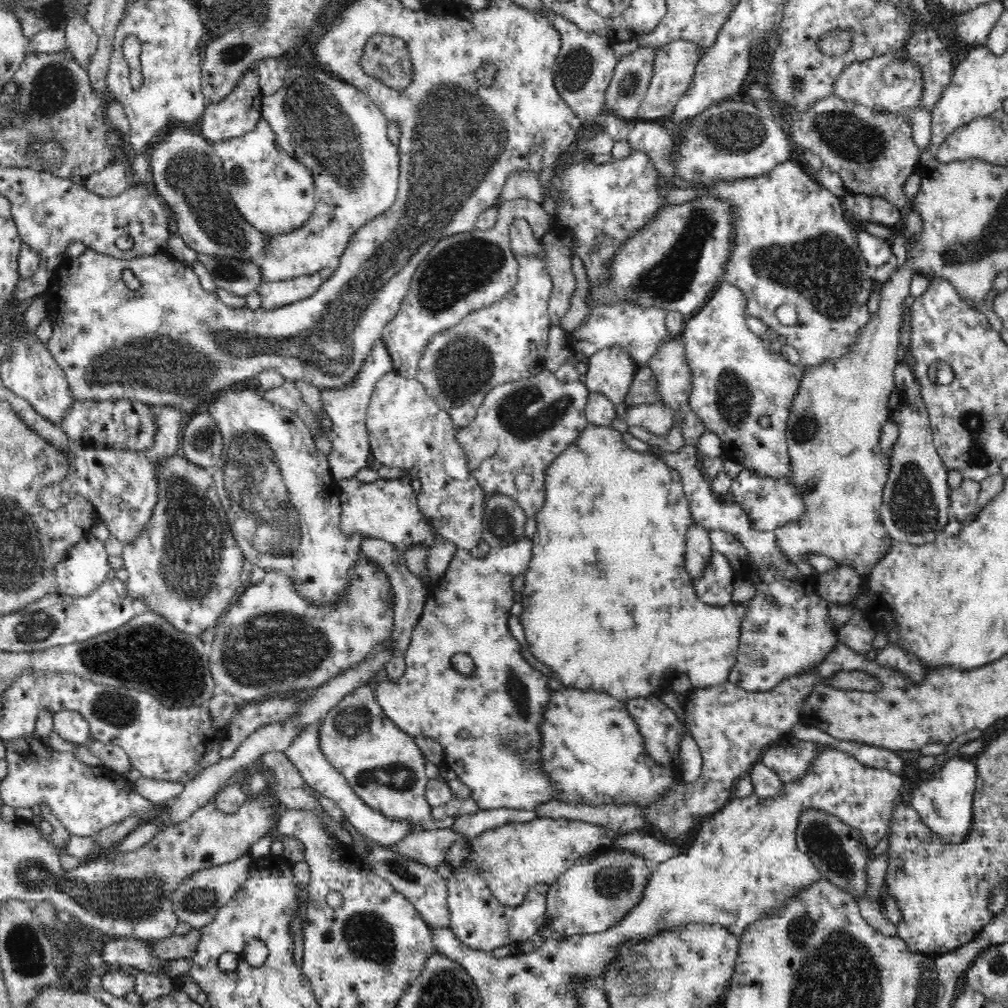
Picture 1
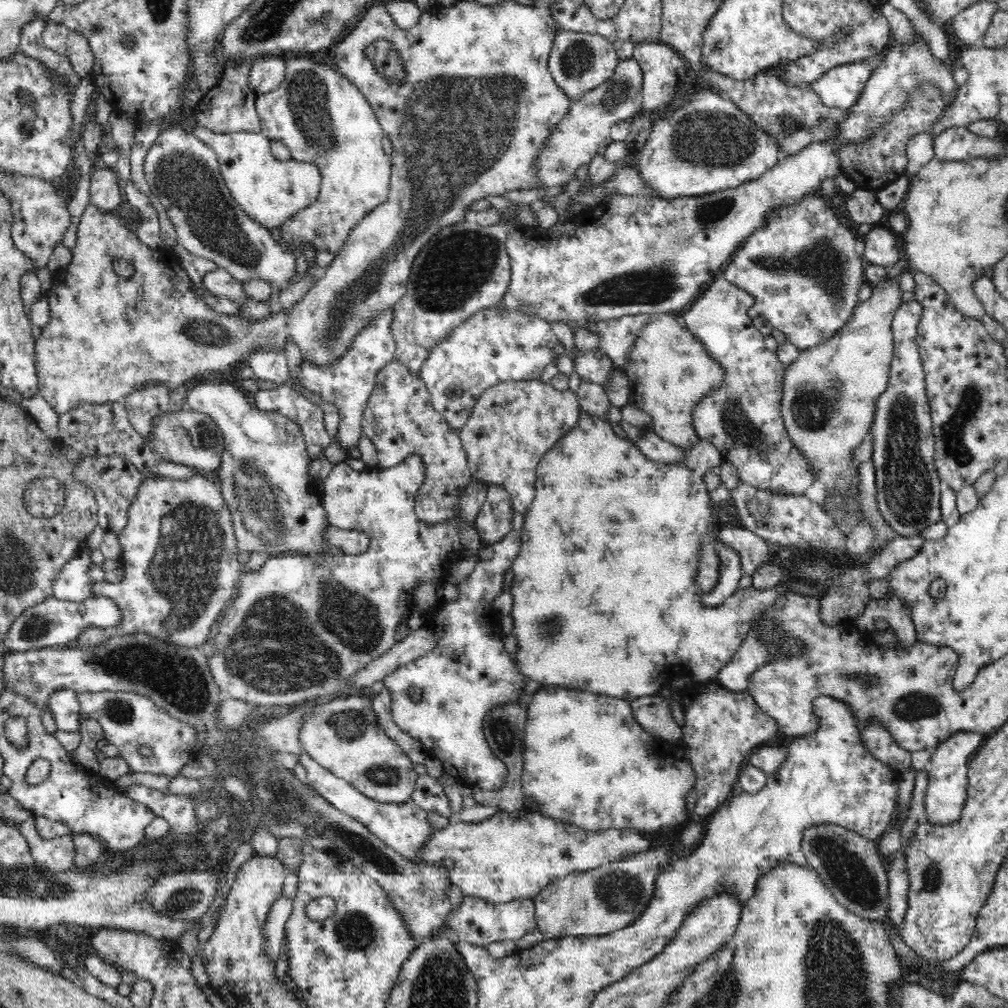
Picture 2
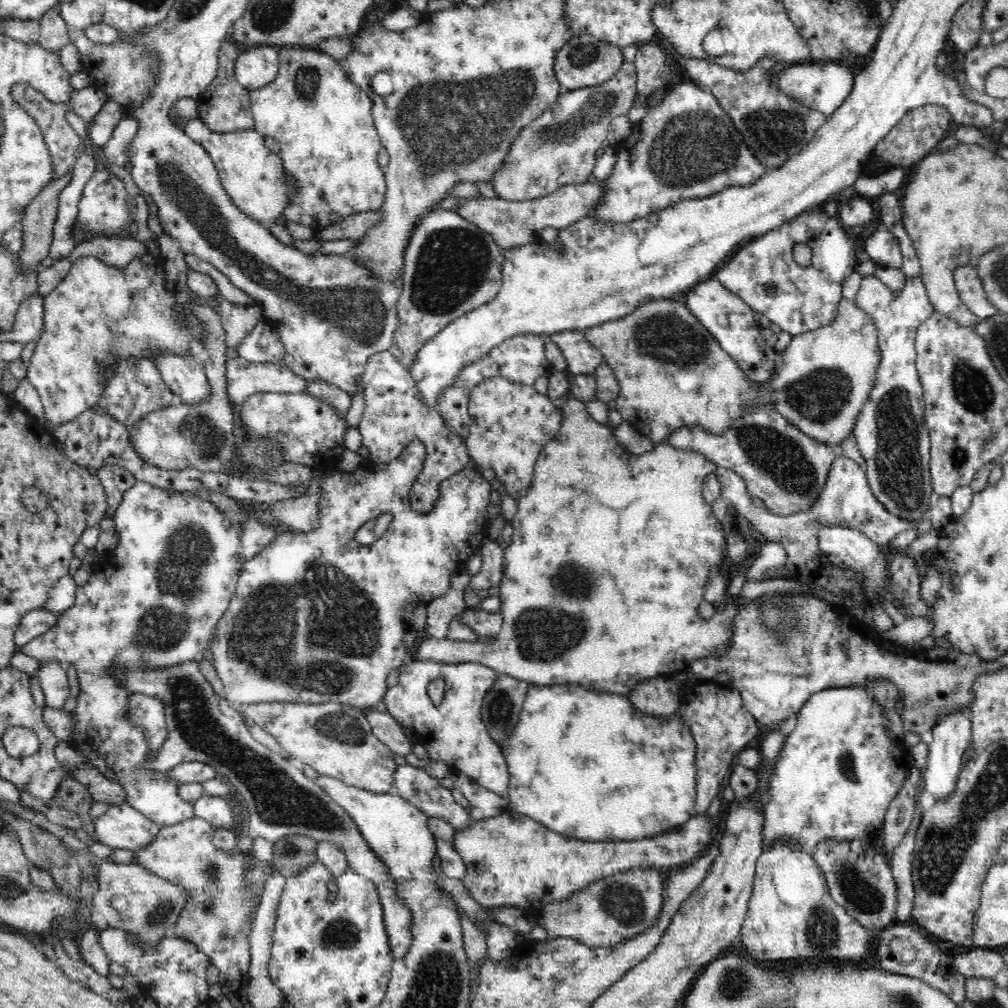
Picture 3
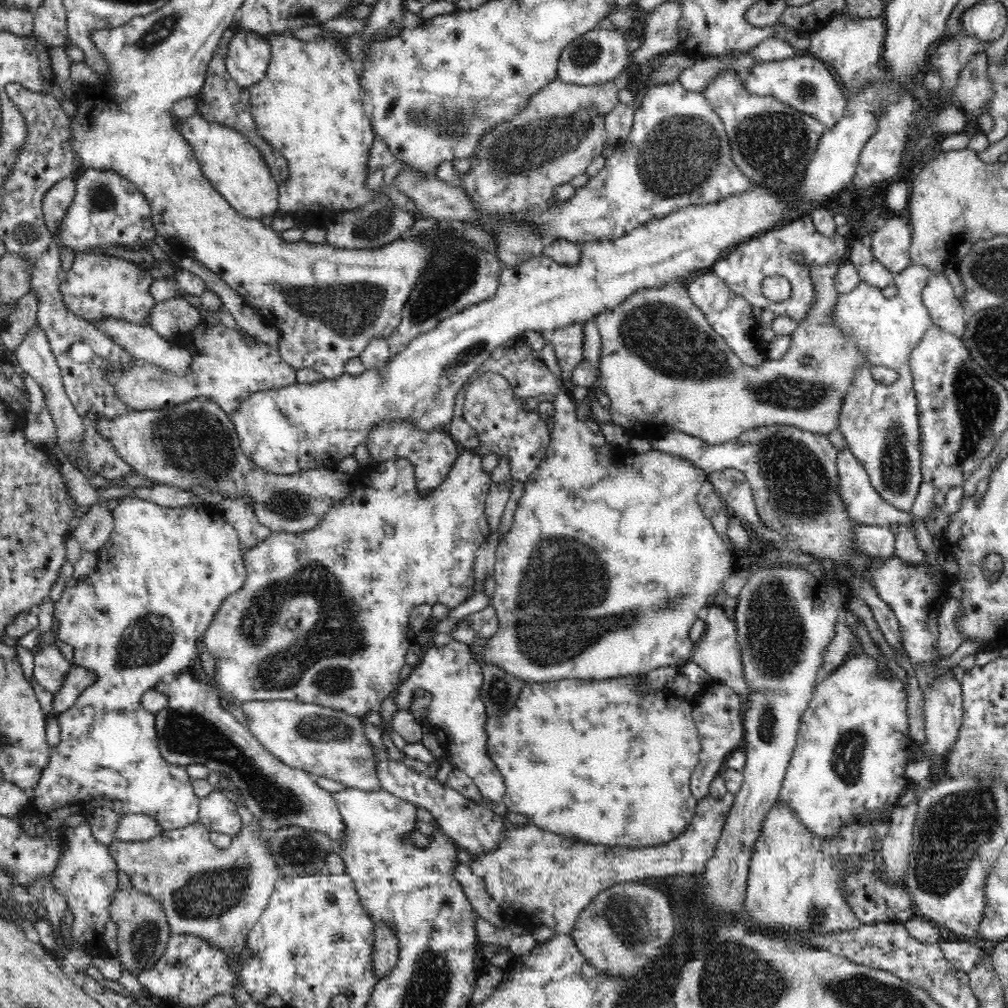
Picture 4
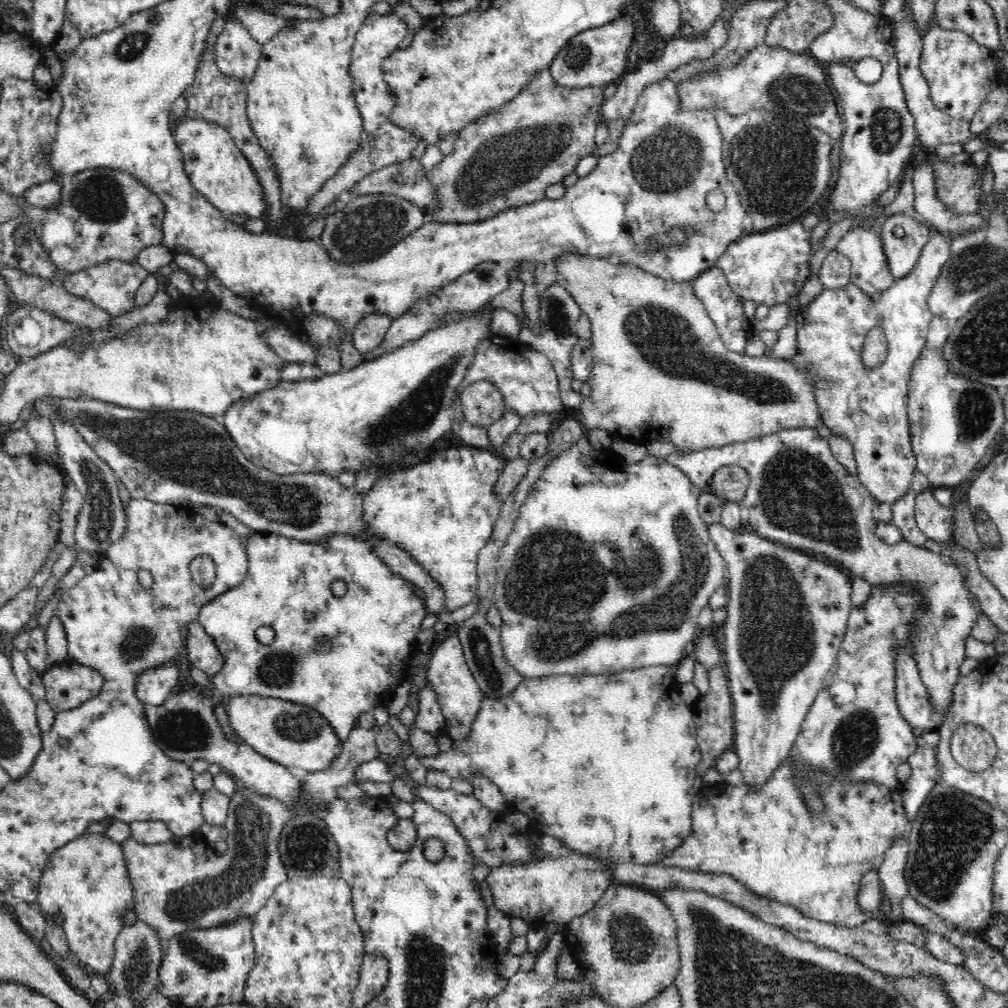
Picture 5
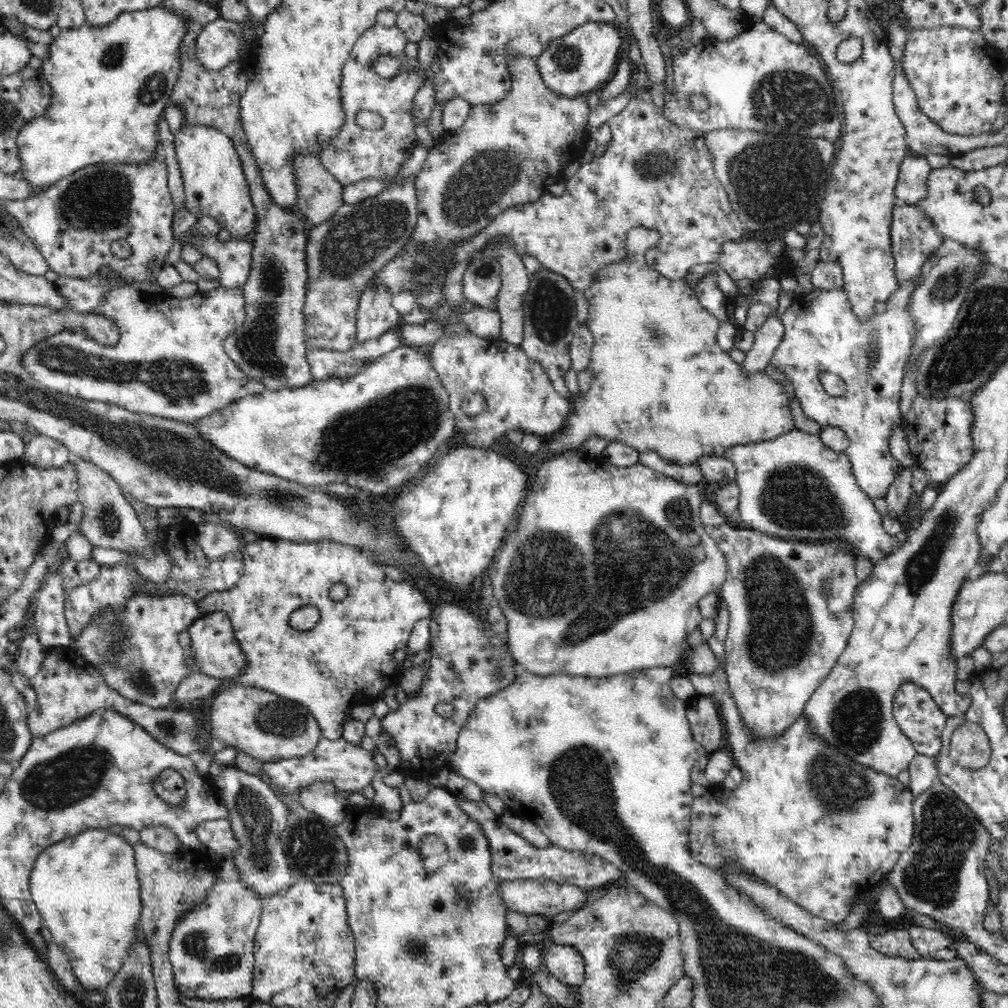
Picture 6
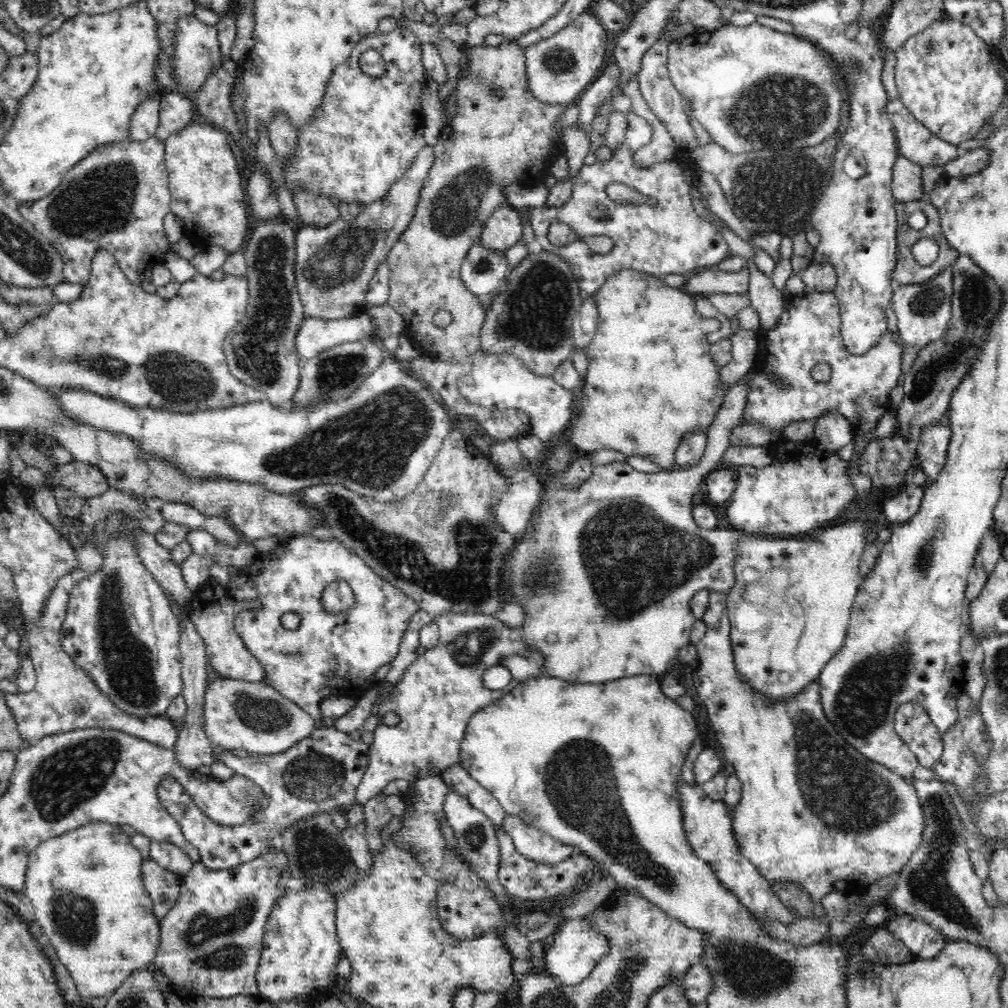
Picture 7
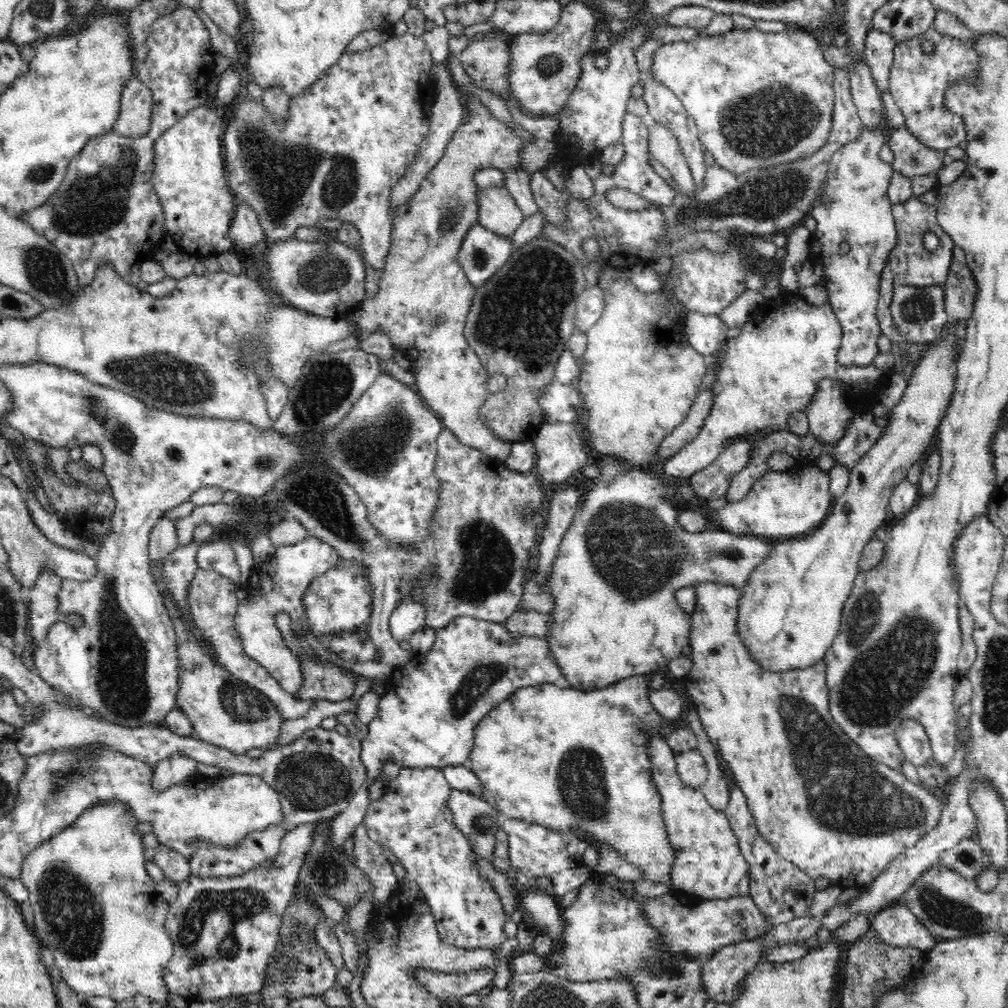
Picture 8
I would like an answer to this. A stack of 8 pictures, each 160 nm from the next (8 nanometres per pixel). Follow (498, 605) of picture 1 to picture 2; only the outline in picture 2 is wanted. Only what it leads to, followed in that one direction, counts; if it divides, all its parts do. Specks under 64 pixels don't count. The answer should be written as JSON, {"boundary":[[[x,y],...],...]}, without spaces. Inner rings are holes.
{"boundary":[[[516,529],[508,531],[498,542],[492,544],[493,558],[488,561],[477,562],[470,576],[457,581],[459,599],[457,601],[443,602],[439,600],[433,606],[423,626],[430,627],[438,642],[434,650],[430,650],[426,656],[408,662],[394,670],[391,675],[383,678],[385,686],[390,691],[391,712],[394,723],[411,738],[421,742],[426,756],[440,759],[445,773],[453,776],[456,781],[470,788],[484,790],[498,790],[504,786],[509,775],[506,764],[492,754],[486,736],[484,735],[484,718],[492,708],[506,706],[510,702],[521,702],[526,706],[532,695],[524,691],[527,678],[518,670],[518,665],[513,662],[509,652],[502,644],[502,631],[496,626],[497,612],[493,607],[494,598],[502,594],[504,586],[504,573],[518,556],[521,545],[521,534]],[[410,688],[422,689],[420,702],[414,702],[410,698]]]}

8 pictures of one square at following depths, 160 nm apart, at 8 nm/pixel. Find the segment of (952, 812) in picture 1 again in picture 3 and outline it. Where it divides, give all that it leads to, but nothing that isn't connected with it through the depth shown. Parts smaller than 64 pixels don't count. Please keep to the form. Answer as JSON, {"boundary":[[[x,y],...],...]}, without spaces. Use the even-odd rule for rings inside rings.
{"boundary":[[[961,710],[944,713],[938,718],[936,726],[932,728],[933,740],[928,744],[927,766],[923,770],[922,787],[926,788],[936,801],[945,799],[953,793],[958,782],[958,775],[962,772],[962,756],[969,747],[972,739],[972,724],[968,715]]]}

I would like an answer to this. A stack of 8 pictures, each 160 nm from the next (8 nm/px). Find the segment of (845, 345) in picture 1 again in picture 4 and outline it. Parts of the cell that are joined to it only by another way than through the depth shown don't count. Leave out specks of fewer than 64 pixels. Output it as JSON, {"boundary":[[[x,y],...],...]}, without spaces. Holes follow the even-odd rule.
{"boundary":[[[808,212],[800,214],[796,219],[785,221],[775,229],[742,242],[732,251],[725,254],[711,266],[712,270],[736,294],[744,297],[753,307],[769,308],[775,315],[788,316],[799,322],[807,317],[809,310],[815,303],[814,283],[812,283],[812,266],[822,266],[829,262],[836,262],[838,266],[849,261],[849,236],[834,236],[826,238],[818,233]],[[793,255],[800,255],[802,259],[794,261]],[[772,276],[782,276],[790,282],[791,296],[786,302],[768,300],[762,291],[762,282]]]}

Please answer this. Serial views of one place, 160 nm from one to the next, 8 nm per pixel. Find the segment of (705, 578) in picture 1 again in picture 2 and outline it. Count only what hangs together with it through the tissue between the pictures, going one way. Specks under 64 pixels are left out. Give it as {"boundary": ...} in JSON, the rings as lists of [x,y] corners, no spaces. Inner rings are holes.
{"boundary":[[[718,540],[715,549],[720,557],[720,566],[718,566],[720,578],[718,578],[718,584],[713,592],[702,595],[701,601],[704,606],[720,606],[726,598],[730,598],[736,592],[743,576],[740,555],[734,548],[728,547]]]}

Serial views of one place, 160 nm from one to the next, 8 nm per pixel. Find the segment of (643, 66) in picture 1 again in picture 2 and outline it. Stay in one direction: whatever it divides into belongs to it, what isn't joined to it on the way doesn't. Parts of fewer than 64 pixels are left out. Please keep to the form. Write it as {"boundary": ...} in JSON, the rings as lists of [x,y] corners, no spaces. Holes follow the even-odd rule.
{"boundary":[[[631,57],[629,59],[622,59],[618,62],[615,71],[609,79],[606,79],[600,86],[589,90],[582,94],[578,100],[570,101],[570,108],[567,110],[565,117],[551,130],[545,147],[538,153],[534,159],[537,164],[537,180],[539,186],[542,188],[556,188],[556,186],[564,186],[568,184],[572,178],[576,178],[576,170],[584,164],[589,164],[590,160],[598,154],[600,144],[605,142],[606,138],[610,136],[611,128],[618,121],[631,120],[639,116],[642,112],[643,98],[641,90],[643,87],[643,72],[639,62]]]}

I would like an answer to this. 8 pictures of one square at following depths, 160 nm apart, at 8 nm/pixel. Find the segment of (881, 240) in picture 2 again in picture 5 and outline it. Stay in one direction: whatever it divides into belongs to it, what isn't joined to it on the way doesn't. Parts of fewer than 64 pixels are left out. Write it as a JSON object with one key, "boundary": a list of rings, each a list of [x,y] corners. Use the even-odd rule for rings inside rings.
{"boundary":[[[904,213],[891,215],[882,221],[883,250],[895,280],[905,278],[916,266],[932,233],[926,222],[918,222]]]}

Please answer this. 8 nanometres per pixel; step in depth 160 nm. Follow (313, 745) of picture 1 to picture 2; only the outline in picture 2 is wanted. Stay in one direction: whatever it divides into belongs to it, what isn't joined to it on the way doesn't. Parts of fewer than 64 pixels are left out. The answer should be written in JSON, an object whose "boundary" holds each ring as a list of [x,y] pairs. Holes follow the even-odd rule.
{"boundary":[[[303,754],[299,757],[299,762],[306,769],[306,776],[310,784],[319,792],[330,804],[334,805],[338,810],[344,812],[348,816],[355,818],[370,830],[374,837],[390,848],[393,848],[398,854],[404,858],[420,864],[420,850],[424,848],[424,844],[430,841],[433,834],[432,826],[428,821],[428,812],[414,804],[414,801],[407,800],[401,803],[384,803],[376,801],[362,791],[354,788],[349,782],[343,778],[338,778],[330,771],[322,769],[310,755]]]}

